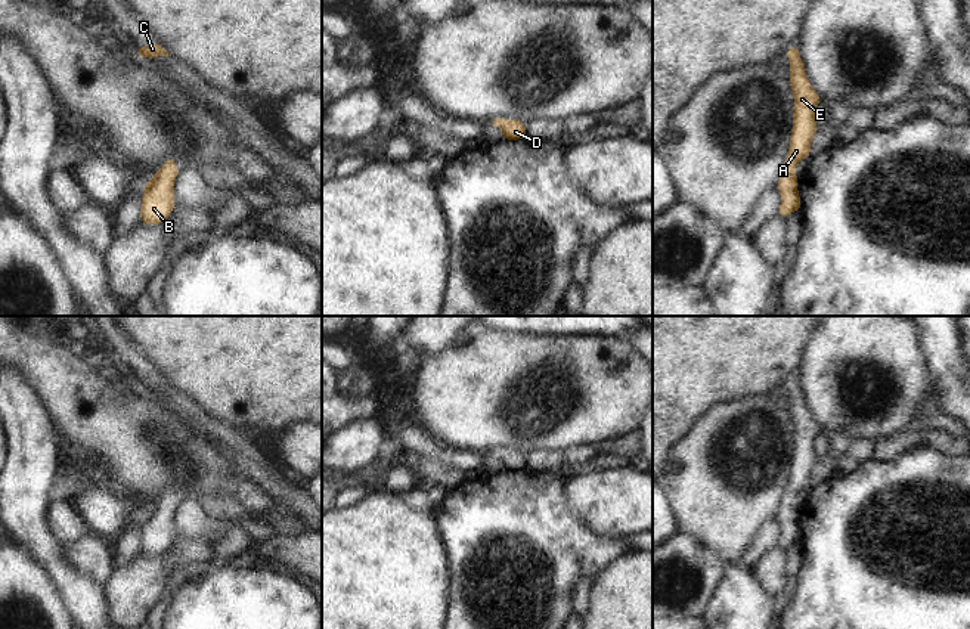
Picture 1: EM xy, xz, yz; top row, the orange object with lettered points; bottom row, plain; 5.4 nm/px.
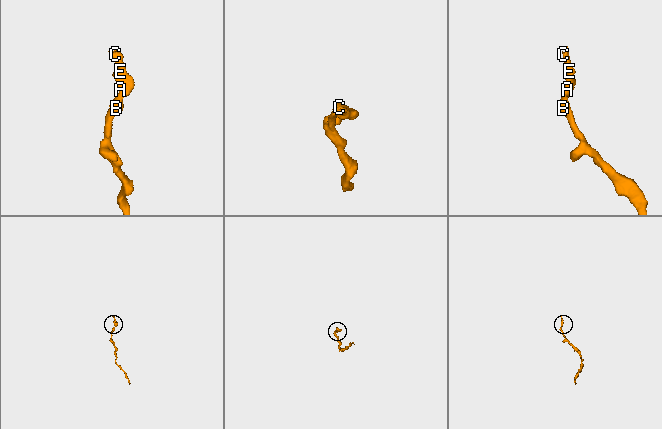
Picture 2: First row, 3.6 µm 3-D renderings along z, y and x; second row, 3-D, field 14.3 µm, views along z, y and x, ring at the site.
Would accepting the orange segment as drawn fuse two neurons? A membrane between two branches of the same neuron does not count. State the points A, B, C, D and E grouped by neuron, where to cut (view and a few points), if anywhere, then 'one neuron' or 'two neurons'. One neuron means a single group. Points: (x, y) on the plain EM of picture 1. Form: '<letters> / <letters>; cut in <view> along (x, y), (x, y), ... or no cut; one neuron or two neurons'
A B C D E; no cut; one neuron

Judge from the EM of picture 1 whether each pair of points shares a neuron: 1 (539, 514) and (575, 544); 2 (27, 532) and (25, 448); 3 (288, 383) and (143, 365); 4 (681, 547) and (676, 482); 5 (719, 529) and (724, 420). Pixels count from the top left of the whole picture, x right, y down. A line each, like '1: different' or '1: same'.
1: same
2: same
3: different
4: different
5: same

